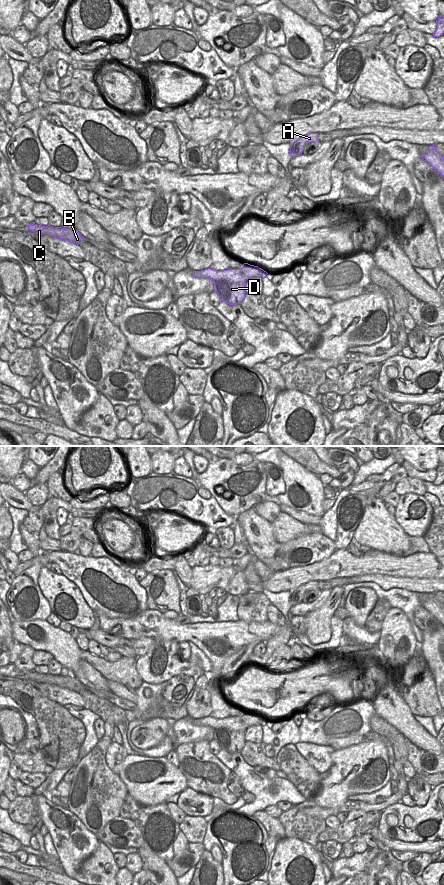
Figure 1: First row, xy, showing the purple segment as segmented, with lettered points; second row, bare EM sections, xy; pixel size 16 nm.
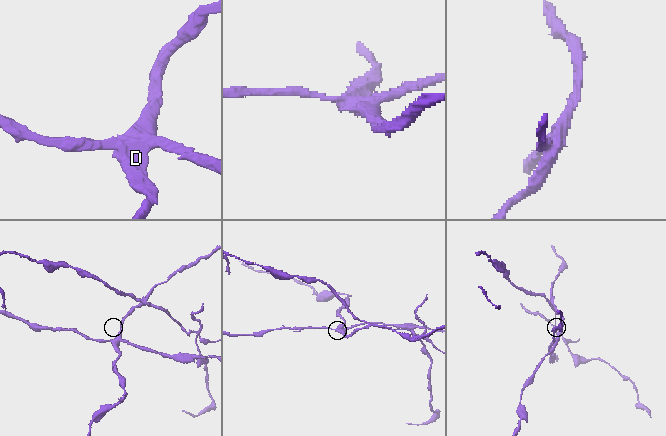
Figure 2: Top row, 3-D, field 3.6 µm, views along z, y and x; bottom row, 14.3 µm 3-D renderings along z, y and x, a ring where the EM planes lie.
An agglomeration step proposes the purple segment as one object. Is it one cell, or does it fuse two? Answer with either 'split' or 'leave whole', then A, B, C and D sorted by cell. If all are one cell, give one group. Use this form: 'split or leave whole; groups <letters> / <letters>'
split; groups A D / B C

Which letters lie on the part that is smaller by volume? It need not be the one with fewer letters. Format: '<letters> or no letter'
B, C.

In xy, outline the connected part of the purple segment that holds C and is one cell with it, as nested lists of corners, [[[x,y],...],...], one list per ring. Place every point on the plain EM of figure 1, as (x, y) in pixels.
[[[29,672],[28,677],[33,679],[35,682],[44,683],[44,684],[54,684],[72,691],[79,693],[81,690],[85,690],[86,687],[78,680],[75,679],[74,676],[62,676],[62,675],[52,675],[48,674],[40,674],[37,672]]]

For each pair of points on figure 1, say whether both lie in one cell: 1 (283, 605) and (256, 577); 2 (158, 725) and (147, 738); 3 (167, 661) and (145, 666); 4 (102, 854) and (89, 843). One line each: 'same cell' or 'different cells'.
1: same cell
2: same cell
3: same cell
4: different cells

